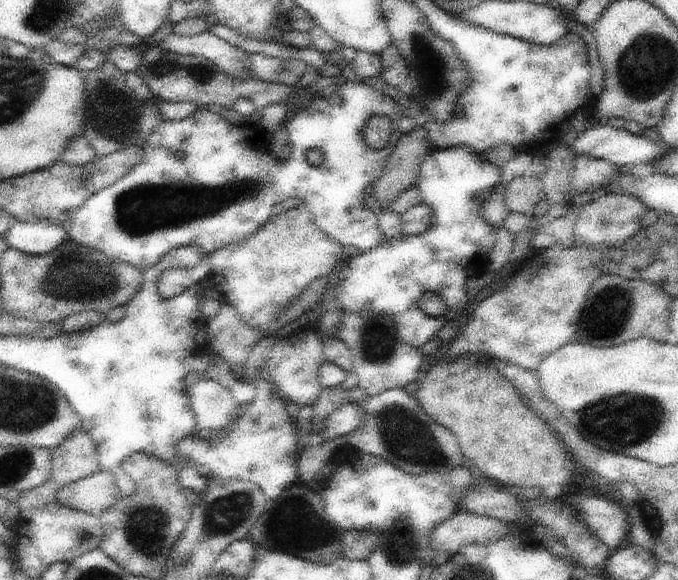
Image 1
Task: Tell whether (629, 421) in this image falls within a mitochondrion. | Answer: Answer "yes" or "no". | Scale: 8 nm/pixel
yes

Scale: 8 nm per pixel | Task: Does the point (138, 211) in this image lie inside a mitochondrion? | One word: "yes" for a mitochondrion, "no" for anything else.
yes

